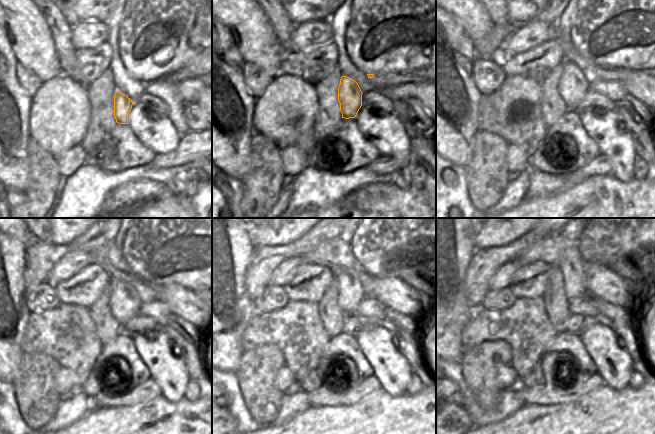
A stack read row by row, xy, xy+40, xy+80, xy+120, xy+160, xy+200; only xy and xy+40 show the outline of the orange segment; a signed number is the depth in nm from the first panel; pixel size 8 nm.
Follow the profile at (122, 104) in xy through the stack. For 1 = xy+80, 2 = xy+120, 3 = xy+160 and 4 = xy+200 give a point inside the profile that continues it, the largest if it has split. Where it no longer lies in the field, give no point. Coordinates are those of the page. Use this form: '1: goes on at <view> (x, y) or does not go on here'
1: goes on at xy+80 (578, 74)
2: goes on at xy+120 (128, 291)
3: goes on at xy+160 (354, 284)
4: goes on at xy+200 (556, 249)

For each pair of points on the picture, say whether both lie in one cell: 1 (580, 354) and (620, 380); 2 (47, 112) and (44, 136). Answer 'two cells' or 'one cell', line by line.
1: two cells
2: one cell

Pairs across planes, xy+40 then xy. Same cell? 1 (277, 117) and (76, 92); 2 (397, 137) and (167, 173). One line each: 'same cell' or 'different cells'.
1: different cells
2: different cells

